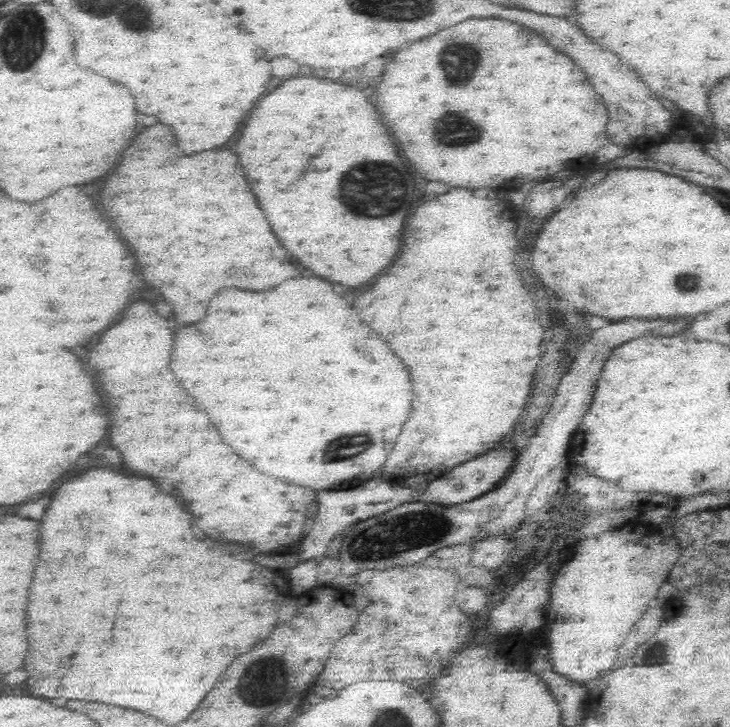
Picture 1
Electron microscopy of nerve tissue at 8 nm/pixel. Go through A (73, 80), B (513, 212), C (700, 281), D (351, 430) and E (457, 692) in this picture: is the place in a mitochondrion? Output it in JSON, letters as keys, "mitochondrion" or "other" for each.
{"A":"other","B":"other","C":"mitochondrion","D":"mitochondrion","E":"other"}

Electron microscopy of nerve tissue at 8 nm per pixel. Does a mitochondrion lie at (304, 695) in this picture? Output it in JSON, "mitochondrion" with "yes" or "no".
{"mitochondrion":"no"}

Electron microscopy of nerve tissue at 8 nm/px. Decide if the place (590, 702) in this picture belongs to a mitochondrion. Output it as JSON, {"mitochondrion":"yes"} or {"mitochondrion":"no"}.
{"mitochondrion":"no"}

